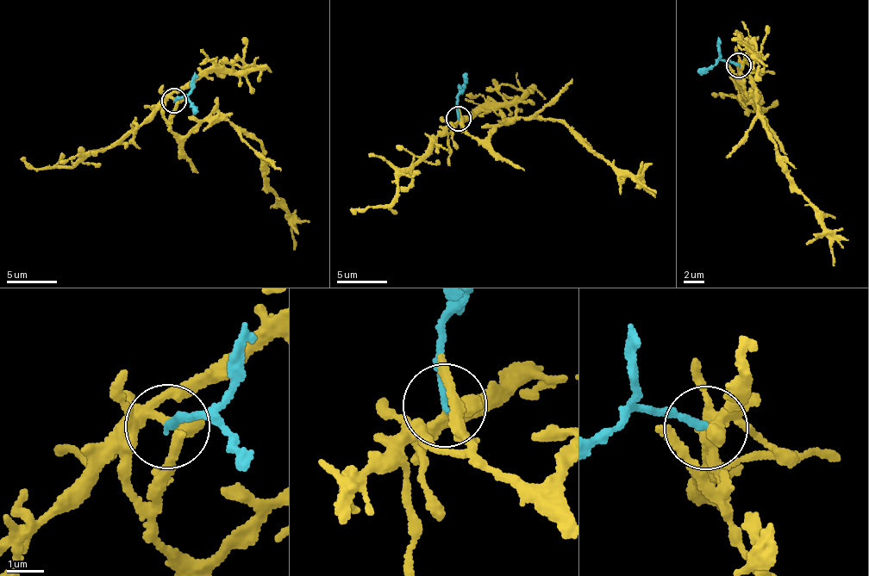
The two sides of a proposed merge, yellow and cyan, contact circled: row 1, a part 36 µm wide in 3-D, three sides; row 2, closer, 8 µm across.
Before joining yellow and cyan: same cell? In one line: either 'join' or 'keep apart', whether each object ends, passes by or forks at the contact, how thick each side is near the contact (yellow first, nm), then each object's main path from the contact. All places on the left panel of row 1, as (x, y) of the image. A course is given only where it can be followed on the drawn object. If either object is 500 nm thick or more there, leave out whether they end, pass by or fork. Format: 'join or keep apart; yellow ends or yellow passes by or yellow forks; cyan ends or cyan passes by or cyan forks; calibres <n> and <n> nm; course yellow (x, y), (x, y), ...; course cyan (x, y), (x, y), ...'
keep apart; yellow passes by; cyan ends; calibres 340 and 190 nm; course yellow (174, 99), (163, 118), (181, 136), (207, 120), (228, 119), (258, 141), (293, 248); course cyan (175, 100), (185, 97), (197, 111)

